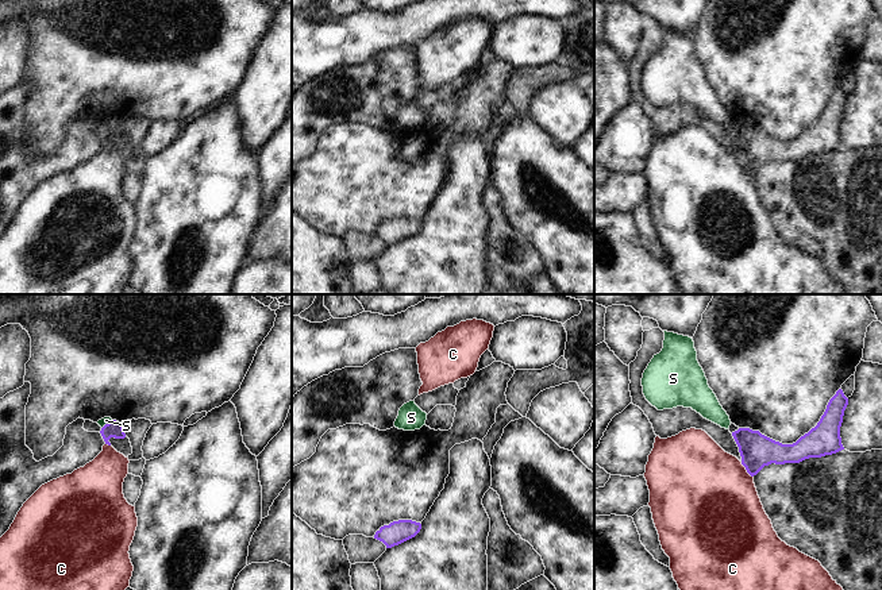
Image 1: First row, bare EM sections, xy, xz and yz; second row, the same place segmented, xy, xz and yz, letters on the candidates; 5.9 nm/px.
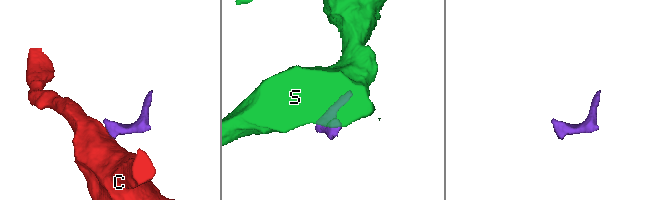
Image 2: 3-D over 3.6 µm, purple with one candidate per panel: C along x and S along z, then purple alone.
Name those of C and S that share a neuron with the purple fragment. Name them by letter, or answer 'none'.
none

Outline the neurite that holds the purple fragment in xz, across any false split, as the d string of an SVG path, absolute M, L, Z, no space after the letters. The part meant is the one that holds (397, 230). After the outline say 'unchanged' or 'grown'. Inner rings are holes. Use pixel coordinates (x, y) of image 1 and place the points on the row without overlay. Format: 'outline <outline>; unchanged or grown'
outline M398 217L389 223L381 224L374 236L382 239L386 246L398 243L412 235L415 235L421 227L421 221L412 217Z; unchanged

